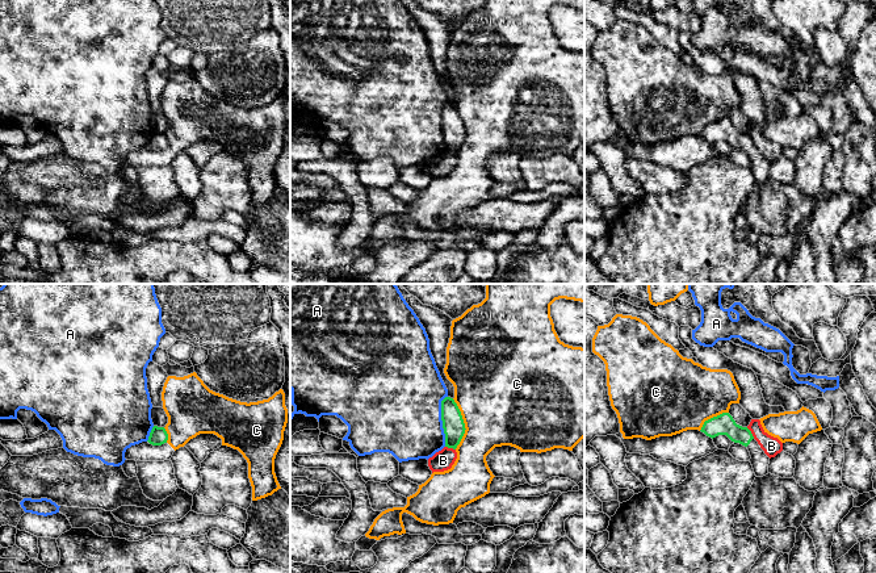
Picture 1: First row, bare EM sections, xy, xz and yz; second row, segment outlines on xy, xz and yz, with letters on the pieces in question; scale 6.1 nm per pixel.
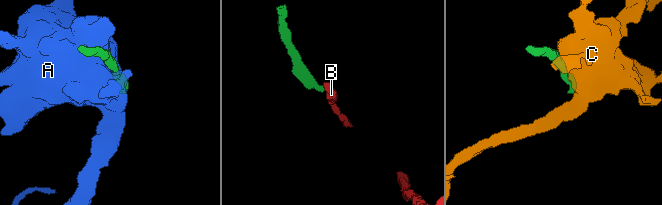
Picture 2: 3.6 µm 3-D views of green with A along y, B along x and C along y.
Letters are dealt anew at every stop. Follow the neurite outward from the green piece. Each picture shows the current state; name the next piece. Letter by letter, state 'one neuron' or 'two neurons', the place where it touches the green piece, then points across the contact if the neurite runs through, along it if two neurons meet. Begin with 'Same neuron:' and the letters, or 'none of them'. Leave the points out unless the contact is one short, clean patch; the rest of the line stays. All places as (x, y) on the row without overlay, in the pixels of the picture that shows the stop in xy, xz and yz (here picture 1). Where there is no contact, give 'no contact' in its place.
Same neuron: none of them
A: two neurons; contact xz (441, 125)
B: two neurons; contact yz (750, 138); border yz (746, 133), (754, 143)
C: two neurons; contact xz (464, 129)

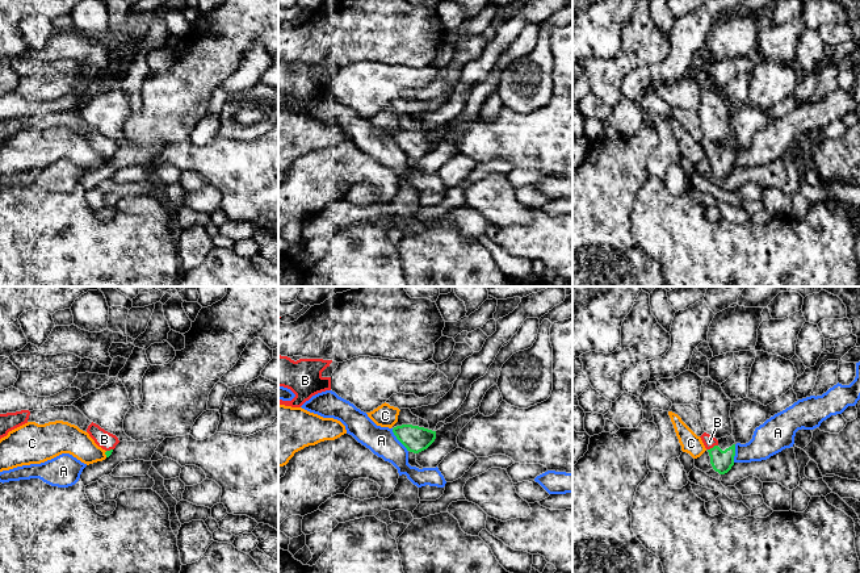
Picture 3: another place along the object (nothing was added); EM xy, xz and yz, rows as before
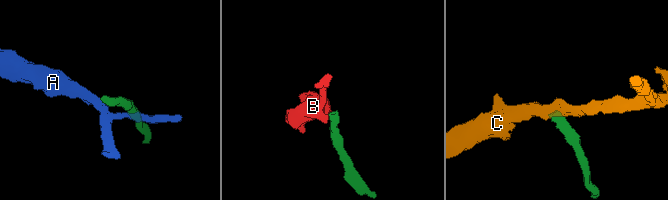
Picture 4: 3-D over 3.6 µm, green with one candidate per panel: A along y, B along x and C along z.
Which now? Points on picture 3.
Same neuron: B
A: two neurons; contact xz (398, 145); border xz (391, 134), (395, 143), (407, 157)
B: one neuron; contact yz (713, 153); way yz (721, 166), (713, 153), (709, 147)
C: two neurons; contact xy (105, 159); border xy (107, 157), (105, 162)

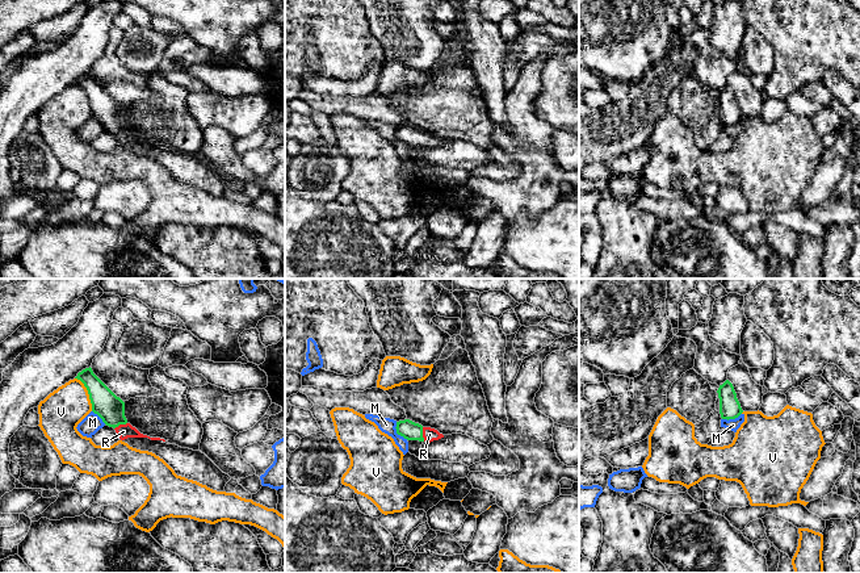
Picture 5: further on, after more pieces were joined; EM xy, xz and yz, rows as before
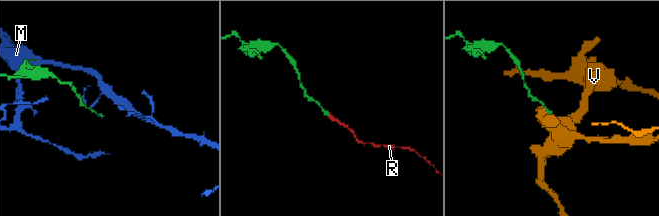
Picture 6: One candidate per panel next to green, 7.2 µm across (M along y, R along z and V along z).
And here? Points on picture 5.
Same neuron: R
M: two neurons; contact xz (397, 138); border xz (395, 128), (395, 137), (407, 145)
R: one neuron; contact xz (422, 139); way xz (407, 134), (422, 139), (430, 139)
V: two neurons; contact xy (88, 99); border xy (75, 83), (86, 93), (92, 116)

